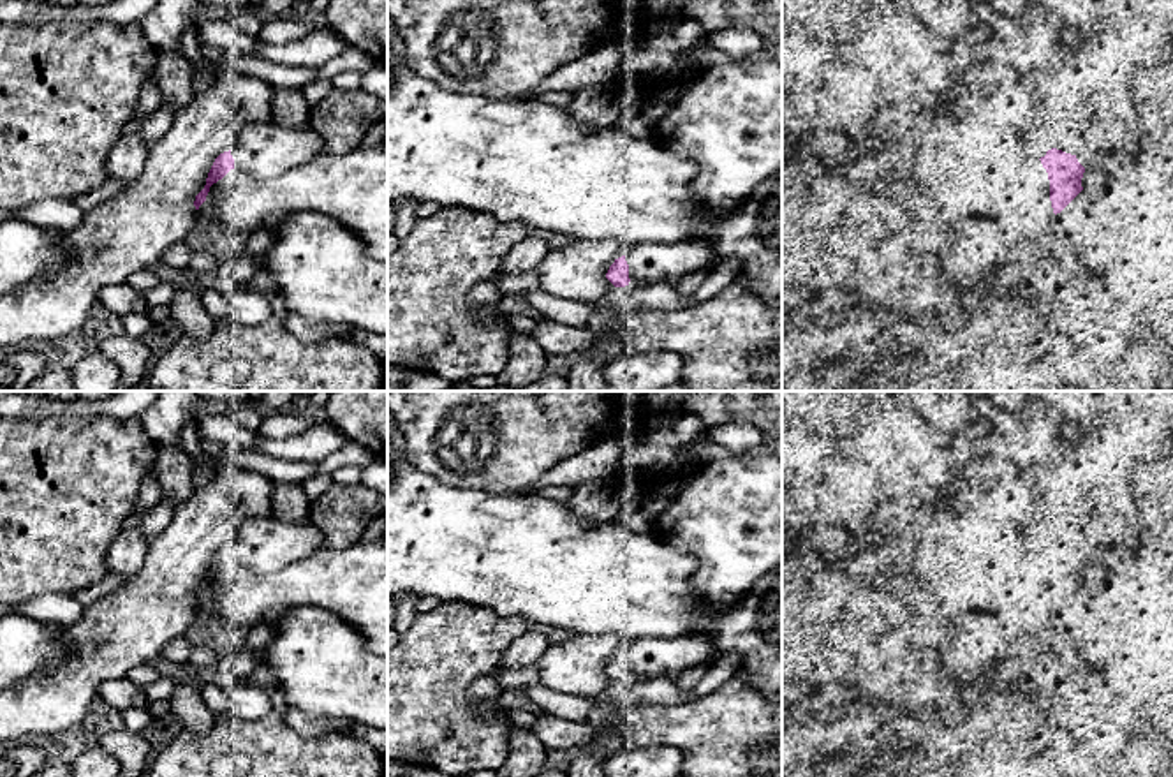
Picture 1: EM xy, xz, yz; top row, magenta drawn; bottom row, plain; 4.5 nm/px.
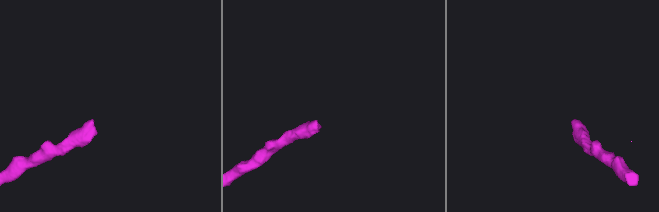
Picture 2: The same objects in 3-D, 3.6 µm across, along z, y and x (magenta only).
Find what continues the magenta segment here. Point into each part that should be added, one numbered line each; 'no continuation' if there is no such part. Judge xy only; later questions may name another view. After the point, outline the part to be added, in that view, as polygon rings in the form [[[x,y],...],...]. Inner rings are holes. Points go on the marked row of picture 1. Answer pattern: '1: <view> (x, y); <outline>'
1: xy (265, 150); [[[277,122],[250,123],[236,137],[231,155],[234,167],[261,181],[287,173],[322,152],[322,139],[308,122],[292,129]]]

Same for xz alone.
1: xz (649, 265); [[[699,240],[671,245],[638,245],[625,252],[629,278],[641,285],[675,285],[685,275],[710,270],[712,250]]]

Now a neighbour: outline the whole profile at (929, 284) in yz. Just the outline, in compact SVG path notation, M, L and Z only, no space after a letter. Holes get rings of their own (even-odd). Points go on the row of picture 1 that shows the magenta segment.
M921 263L911 296L911 312L919 317L930 317L944 282L946 278L941 275L937 263Z

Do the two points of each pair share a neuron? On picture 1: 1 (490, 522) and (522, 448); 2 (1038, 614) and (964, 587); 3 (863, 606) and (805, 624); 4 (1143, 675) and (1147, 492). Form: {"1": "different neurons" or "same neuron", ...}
{"1": "different neurons", "2": "same neuron", "3": "same neuron", "4": "same neuron"}

